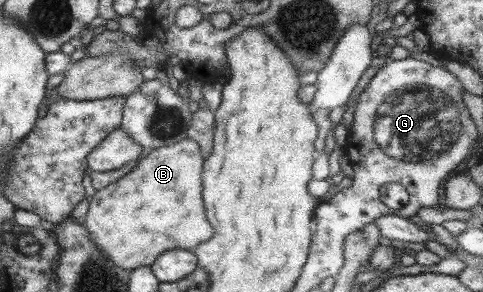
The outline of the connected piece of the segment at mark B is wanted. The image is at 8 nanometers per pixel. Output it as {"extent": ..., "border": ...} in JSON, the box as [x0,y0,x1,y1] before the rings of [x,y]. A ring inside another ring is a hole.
{"extent":[83,137,214,270],"border":[[[186,137],[176,143],[149,150],[138,160],[137,166],[119,180],[105,188],[90,193],[87,219],[83,223],[90,232],[93,244],[119,268],[133,270],[139,266],[151,266],[167,250],[193,251],[214,235],[214,228],[207,220],[202,199],[202,172],[204,156],[200,146]]]}

